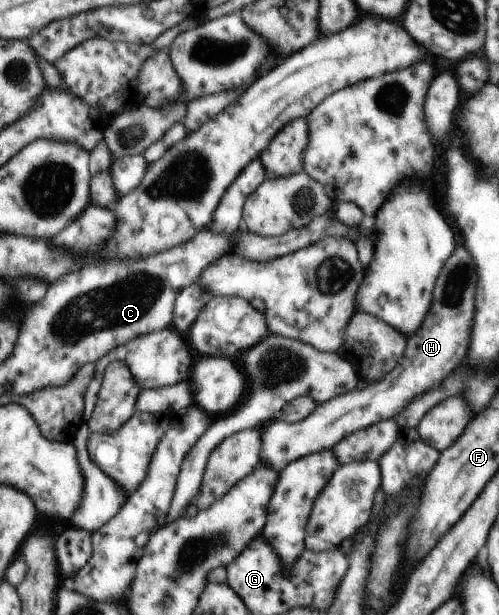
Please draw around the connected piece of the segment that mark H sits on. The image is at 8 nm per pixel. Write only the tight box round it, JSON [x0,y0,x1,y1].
[261,238,476,474]

